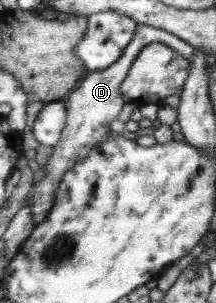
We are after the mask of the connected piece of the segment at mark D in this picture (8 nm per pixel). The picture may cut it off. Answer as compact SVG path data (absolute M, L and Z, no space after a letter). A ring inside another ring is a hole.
M139 23L139 29L137 29L135 39L127 47L127 51L121 56L121 59L105 70L93 71L87 74L82 80L81 85L67 97L66 102L67 107L69 107L69 115L67 126L61 137L62 141L55 146L55 154L45 166L46 177L37 183L34 188L33 200L35 201L33 201L33 216L35 216L35 222L38 225L49 218L49 214L57 202L57 193L65 175L82 160L91 156L91 153L100 144L107 142L114 135L113 130L111 130L111 122L123 112L125 103L127 103L127 97L125 98L127 94L122 91L122 85L127 81L131 73L131 68L133 68L135 60L139 58L139 54L149 44L153 43L165 43L188 59L192 58L196 50L190 43L181 40L181 38L175 36L175 33L169 30Z

